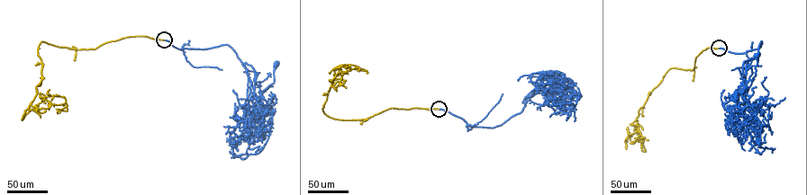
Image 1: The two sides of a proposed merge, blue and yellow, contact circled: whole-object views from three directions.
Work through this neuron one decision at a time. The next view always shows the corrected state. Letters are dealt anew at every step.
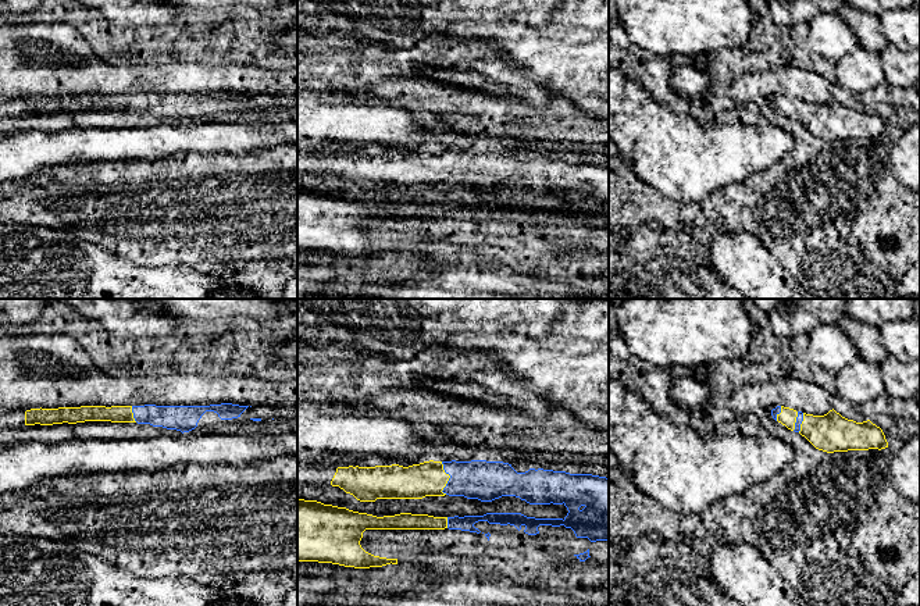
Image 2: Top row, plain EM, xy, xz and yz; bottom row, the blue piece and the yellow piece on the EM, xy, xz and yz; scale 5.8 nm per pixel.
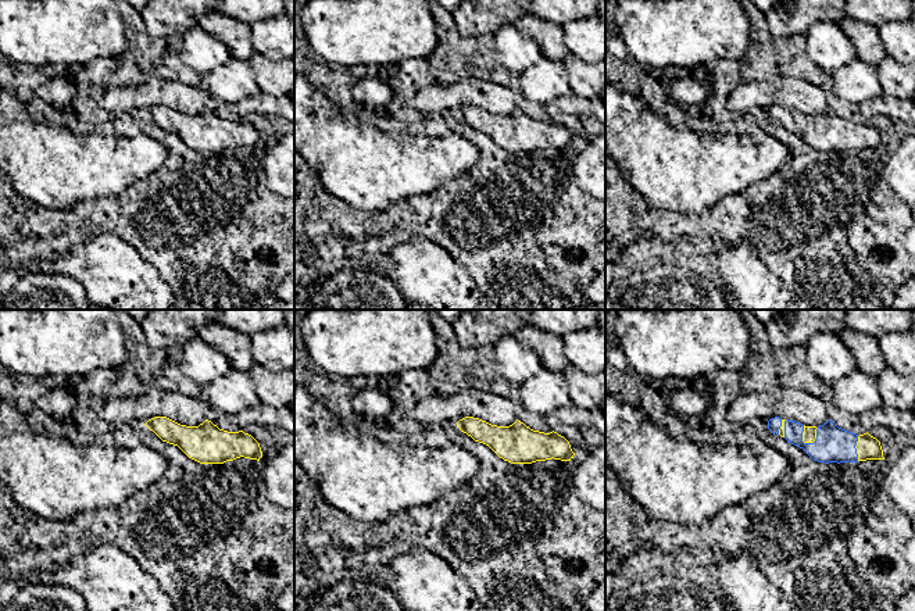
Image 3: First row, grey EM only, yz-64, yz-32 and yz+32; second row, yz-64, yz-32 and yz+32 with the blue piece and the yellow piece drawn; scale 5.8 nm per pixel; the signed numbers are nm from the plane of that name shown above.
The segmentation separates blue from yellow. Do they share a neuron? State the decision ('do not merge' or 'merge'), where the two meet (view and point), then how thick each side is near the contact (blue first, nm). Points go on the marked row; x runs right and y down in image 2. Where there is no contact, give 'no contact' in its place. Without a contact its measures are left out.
merge | xz (449, 478) | 220/200 nm

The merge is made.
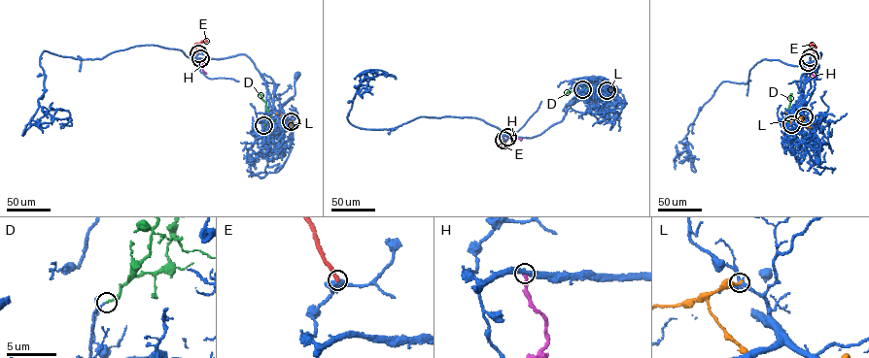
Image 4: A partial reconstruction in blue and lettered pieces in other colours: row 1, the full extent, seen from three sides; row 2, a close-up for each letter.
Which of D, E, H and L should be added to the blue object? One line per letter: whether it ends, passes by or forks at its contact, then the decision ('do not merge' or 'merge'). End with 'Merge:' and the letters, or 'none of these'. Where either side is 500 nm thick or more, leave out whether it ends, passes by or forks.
D: it ends; merge
E: it ends; do not merge
H: it ends; do not merge
L: it ends; do not merge
Merge: D

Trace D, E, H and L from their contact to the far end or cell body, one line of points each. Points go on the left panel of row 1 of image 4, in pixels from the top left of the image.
D: (263, 125), (268, 113), (259, 94)
E: (198, 53), (194, 45), (205, 42), (201, 41)
H: (200, 58), (206, 74)
L: (291, 121), (284, 122), (276, 113)

